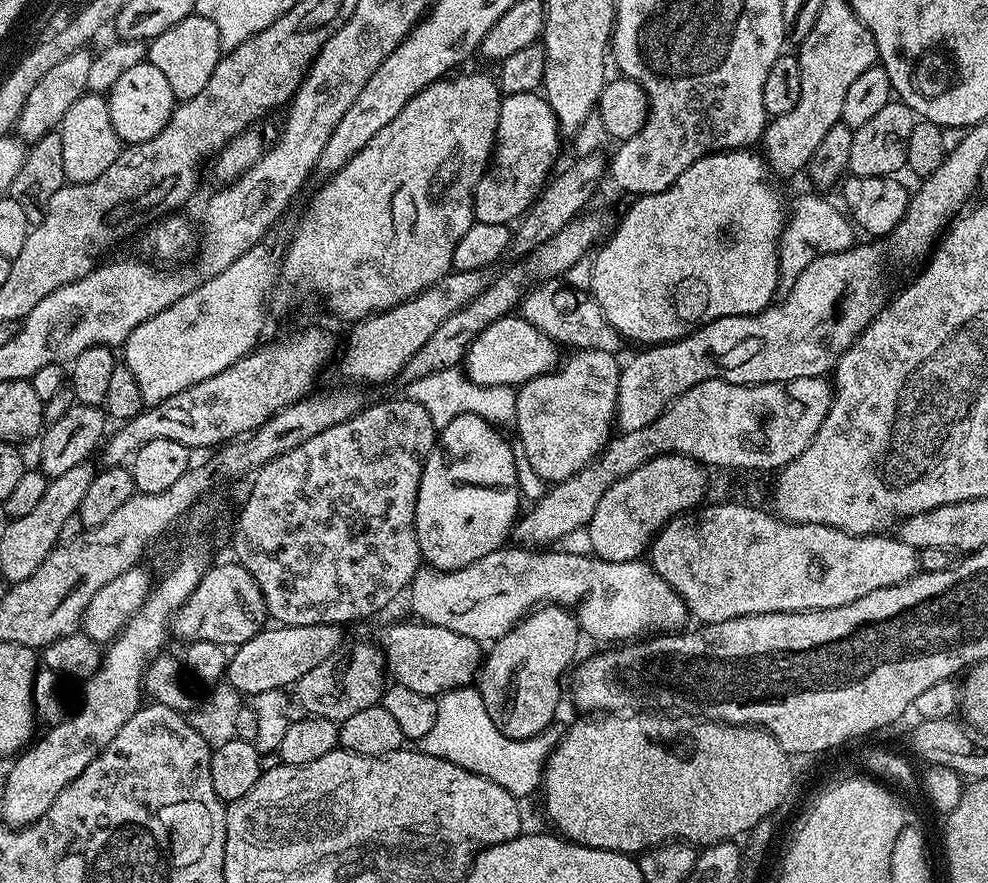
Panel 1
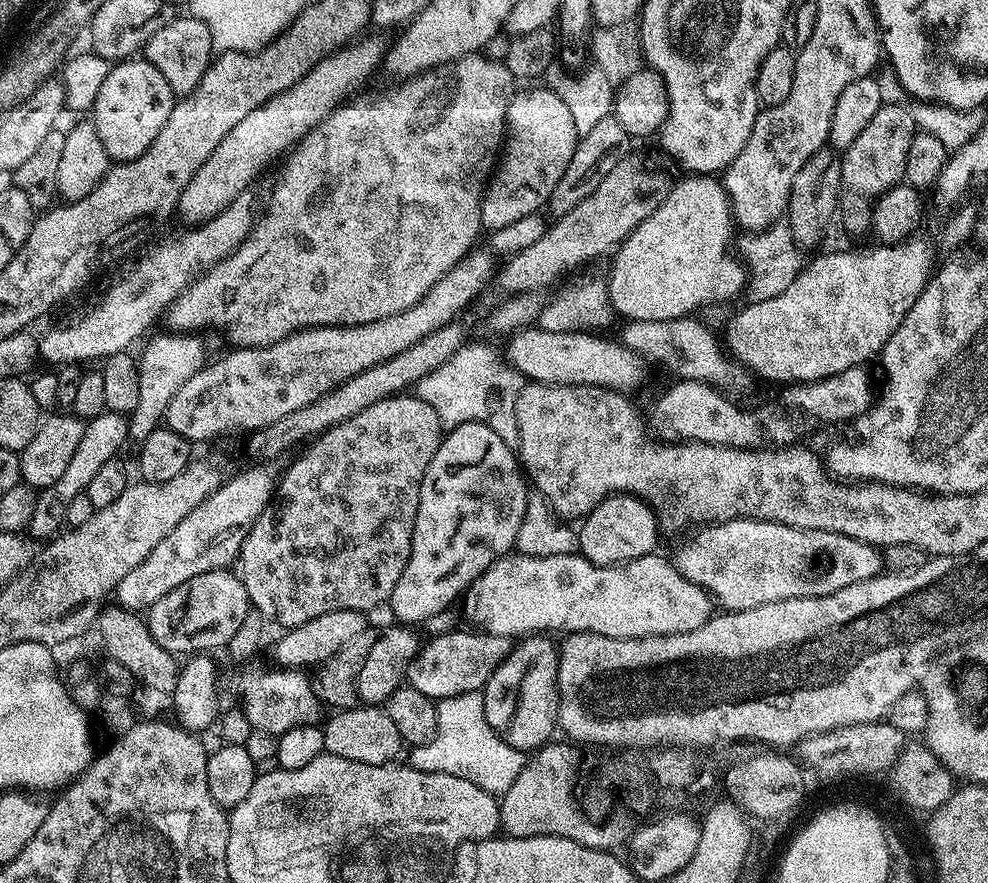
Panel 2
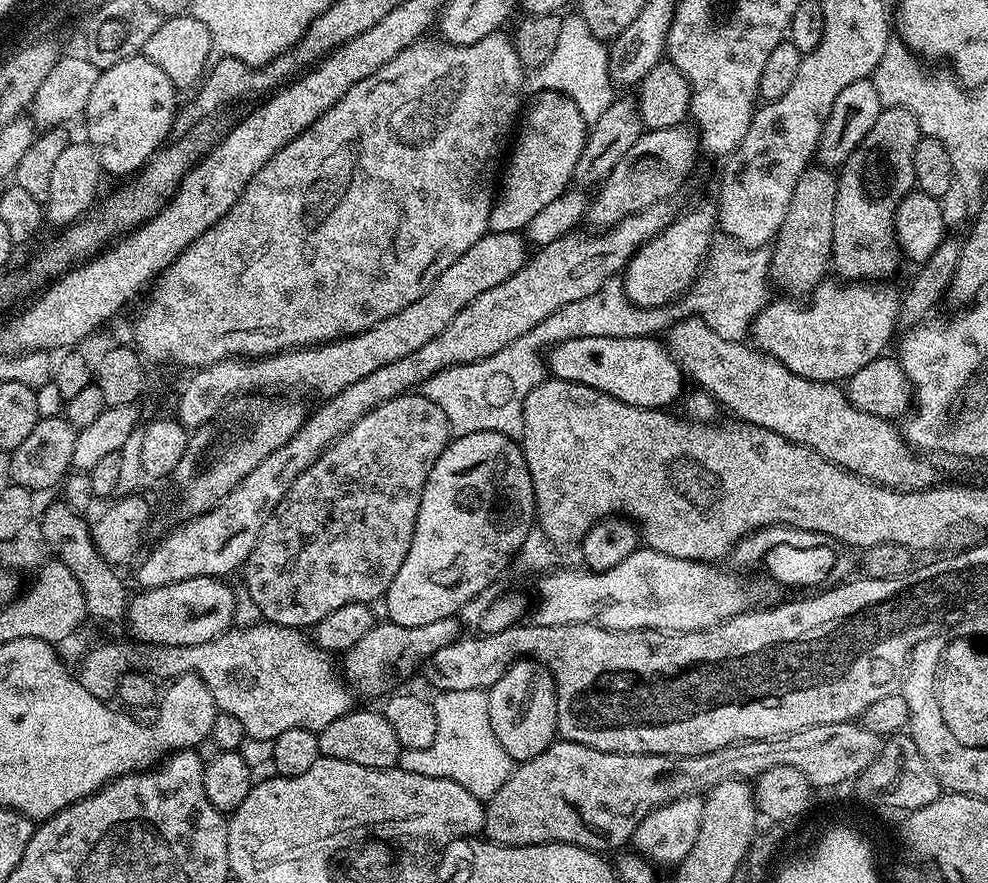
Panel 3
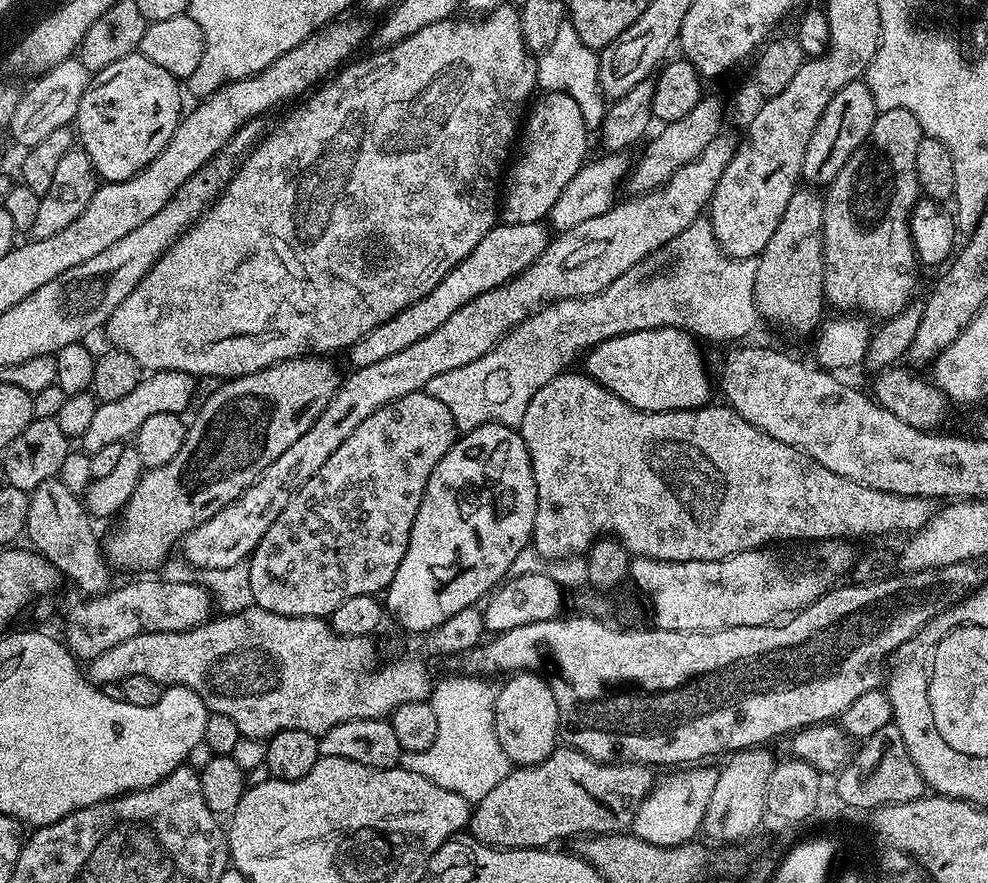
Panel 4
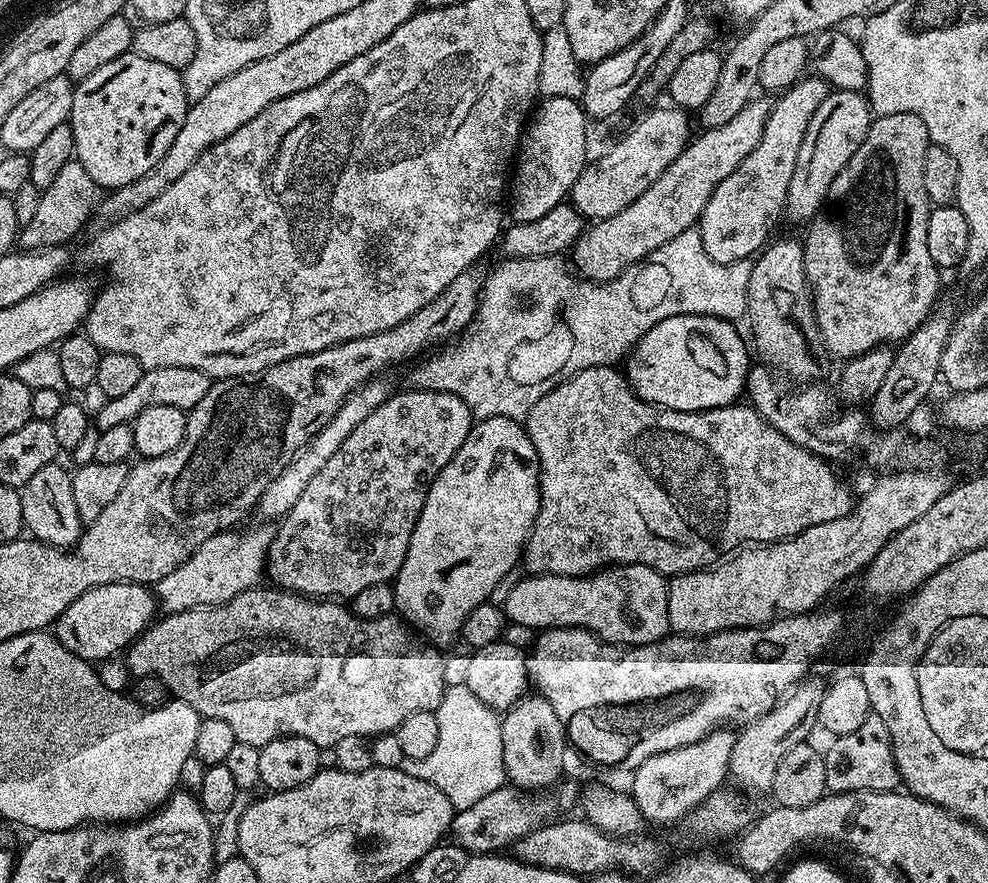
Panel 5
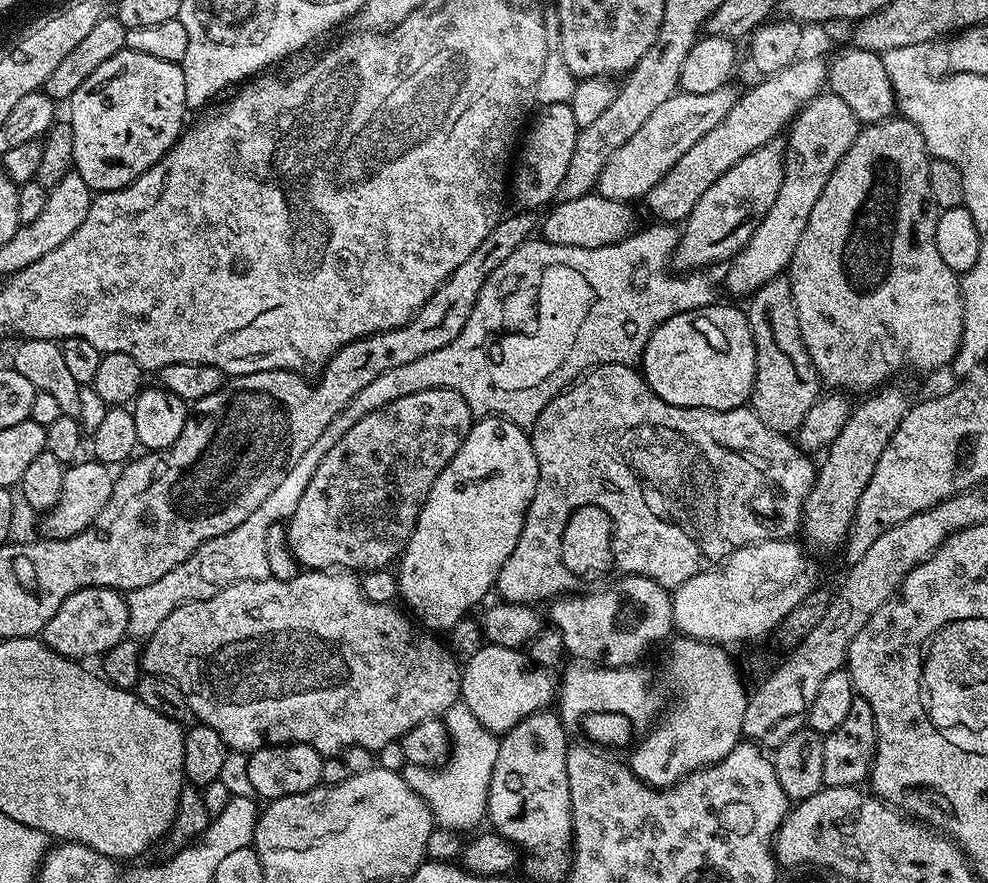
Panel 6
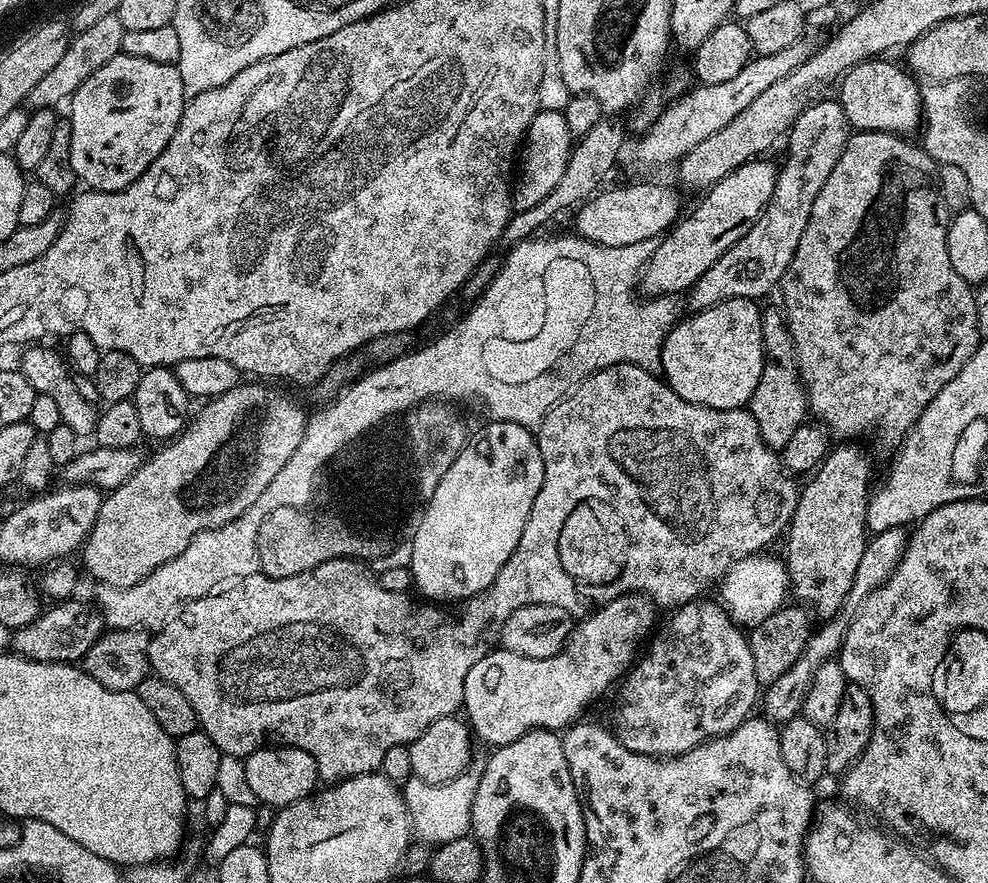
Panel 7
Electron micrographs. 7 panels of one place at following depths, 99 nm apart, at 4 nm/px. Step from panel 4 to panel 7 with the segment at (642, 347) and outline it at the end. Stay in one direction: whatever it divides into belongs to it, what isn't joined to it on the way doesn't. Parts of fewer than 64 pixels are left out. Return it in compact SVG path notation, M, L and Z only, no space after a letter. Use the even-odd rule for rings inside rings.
M734 298L703 308L700 312L692 312L689 320L681 319L673 324L660 345L660 372L663 379L683 400L691 404L718 410L744 408L752 399L754 386L758 386L758 378L762 378L764 343L761 315L762 308L757 301Z

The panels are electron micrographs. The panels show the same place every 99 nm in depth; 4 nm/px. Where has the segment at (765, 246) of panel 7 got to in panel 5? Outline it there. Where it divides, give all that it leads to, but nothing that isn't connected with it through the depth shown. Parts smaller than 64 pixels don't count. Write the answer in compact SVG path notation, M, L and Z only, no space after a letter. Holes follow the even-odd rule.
M829 91L822 106L814 110L810 126L806 126L806 134L802 138L802 147L798 149L794 175L790 177L790 190L784 203L784 216L787 219L801 226L815 220L828 198L834 178L842 172L846 162L850 162L854 150L862 146L873 119L874 113L863 91Z

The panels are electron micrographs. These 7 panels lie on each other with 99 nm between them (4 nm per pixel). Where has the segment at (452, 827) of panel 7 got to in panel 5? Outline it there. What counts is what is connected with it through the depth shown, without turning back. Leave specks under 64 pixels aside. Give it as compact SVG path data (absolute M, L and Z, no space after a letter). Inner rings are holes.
M456 682L445 687L442 702L436 707L435 714L438 718L438 746L434 746L434 751L426 758L404 758L400 769L406 774L414 774L414 778L422 778L422 782L430 782L430 786L438 786L438 790L450 798L456 810L474 806L474 802L486 798L486 794L494 794L494 790L505 787L501 717L496 709L481 702L474 690L467 688L463 682Z

